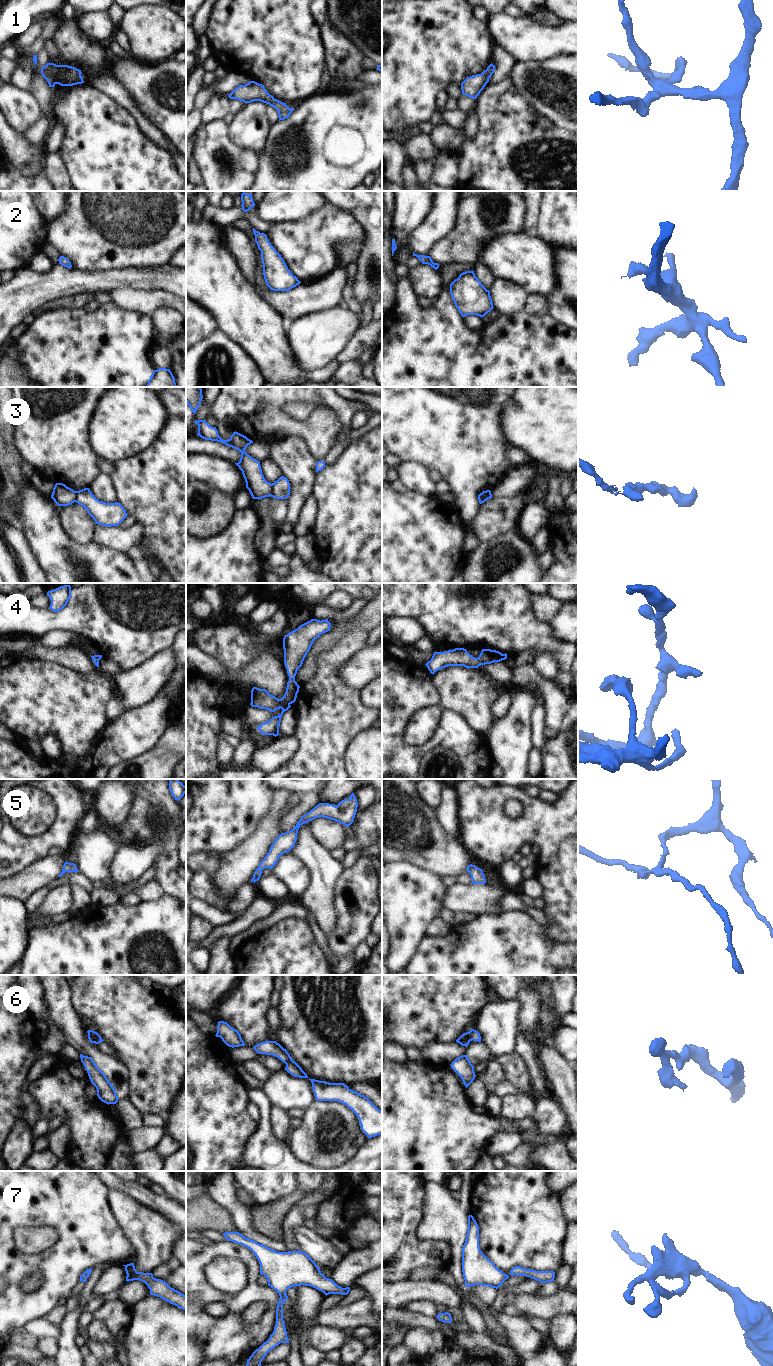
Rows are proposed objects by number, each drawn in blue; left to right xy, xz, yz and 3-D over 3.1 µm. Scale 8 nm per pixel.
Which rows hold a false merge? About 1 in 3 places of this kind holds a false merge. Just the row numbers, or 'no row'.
3, 6

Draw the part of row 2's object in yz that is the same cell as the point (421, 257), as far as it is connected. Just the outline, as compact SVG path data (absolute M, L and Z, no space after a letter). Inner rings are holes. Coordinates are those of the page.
M413 252L413 256L416 256L422 262L422 264L428 264L431 267L433 267L435 270L439 268L439 264L434 263L430 256L417 255L414 252Z

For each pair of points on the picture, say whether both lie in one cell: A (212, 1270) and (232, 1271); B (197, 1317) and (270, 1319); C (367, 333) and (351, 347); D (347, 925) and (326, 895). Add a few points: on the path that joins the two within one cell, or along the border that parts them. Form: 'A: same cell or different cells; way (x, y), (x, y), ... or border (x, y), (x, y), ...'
A: same cell; way (217, 1271), (227, 1271)
B: same cell; way (215, 1331), (252, 1331)
C: same cell; way (363, 337), (355, 344)
D: different cells; border (336, 881), (333, 897), (333, 928)

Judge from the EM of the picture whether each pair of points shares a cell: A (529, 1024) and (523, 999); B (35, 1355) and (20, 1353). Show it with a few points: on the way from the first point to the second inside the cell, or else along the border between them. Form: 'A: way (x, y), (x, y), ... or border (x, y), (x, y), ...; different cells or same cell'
A: way (529, 1018), (529, 1005); same cell
B: way (31, 1355), (24, 1353); same cell

